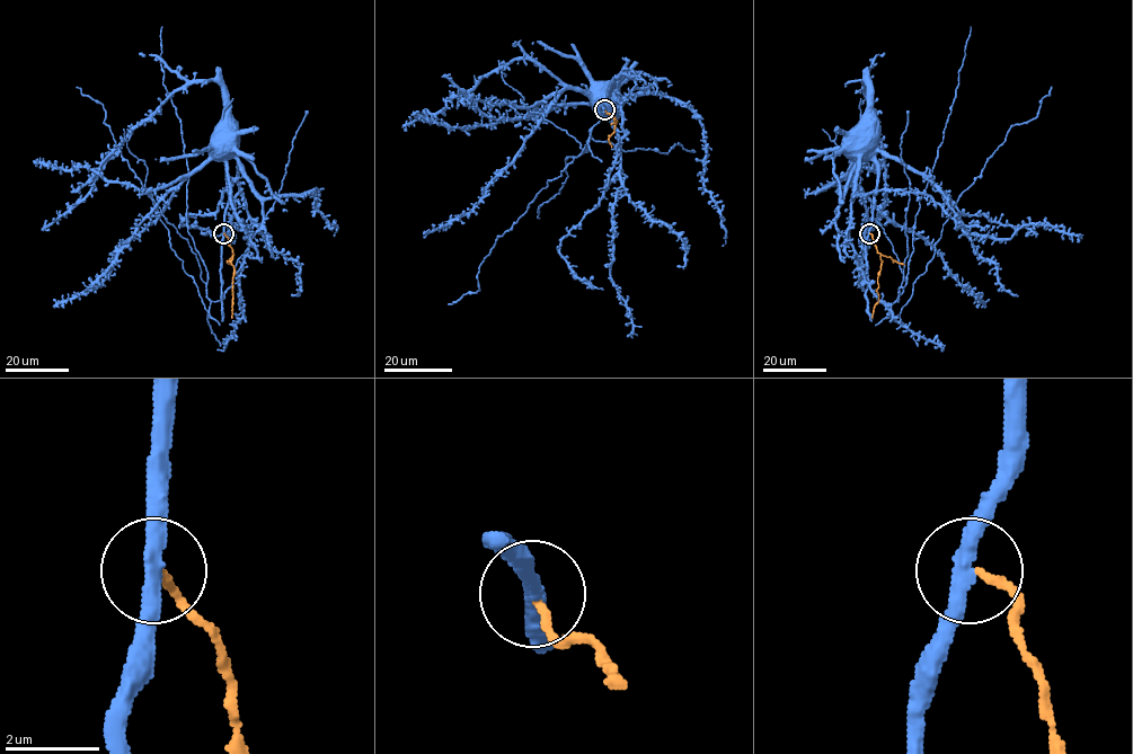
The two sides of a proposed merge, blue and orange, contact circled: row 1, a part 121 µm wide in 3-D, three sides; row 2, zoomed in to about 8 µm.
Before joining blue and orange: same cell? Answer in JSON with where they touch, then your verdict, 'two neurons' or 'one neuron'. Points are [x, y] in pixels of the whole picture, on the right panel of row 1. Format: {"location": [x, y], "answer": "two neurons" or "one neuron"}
{"location": [869, 233], "answer": "two neurons"}

